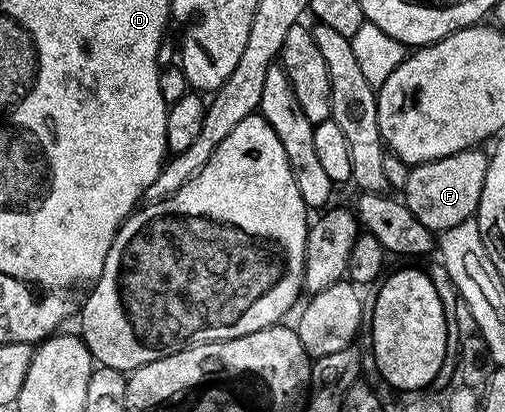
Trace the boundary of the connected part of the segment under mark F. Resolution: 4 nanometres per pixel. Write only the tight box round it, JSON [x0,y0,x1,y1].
[403,146,489,234]

